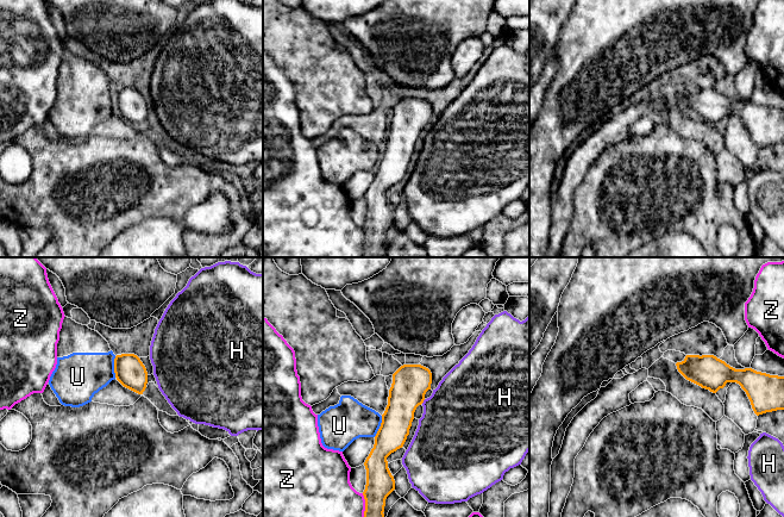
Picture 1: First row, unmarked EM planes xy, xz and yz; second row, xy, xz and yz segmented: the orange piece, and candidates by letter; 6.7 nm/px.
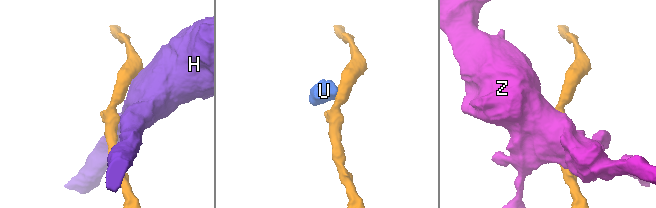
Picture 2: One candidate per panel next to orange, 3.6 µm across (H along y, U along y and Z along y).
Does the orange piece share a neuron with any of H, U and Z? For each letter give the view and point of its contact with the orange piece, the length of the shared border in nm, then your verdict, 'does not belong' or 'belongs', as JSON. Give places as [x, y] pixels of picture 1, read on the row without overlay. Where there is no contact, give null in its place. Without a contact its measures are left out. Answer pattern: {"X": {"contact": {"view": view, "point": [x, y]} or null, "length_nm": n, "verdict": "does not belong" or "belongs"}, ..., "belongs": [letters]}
{"H": {"contact": {"view": "xz", "point": [422, 135]}, "length_nm": 40, "verdict": "does not belong"}, "U": {"contact": {"view": "xy", "point": [114, 100]}, "length_nm": 140, "verdict": "does not belong"}, "Z": {"contact": {"view": "xz", "point": [365, 242]}, "length_nm": 200, "verdict": "does not belong"}, "belongs": []}

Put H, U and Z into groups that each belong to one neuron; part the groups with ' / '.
H / U / Z

